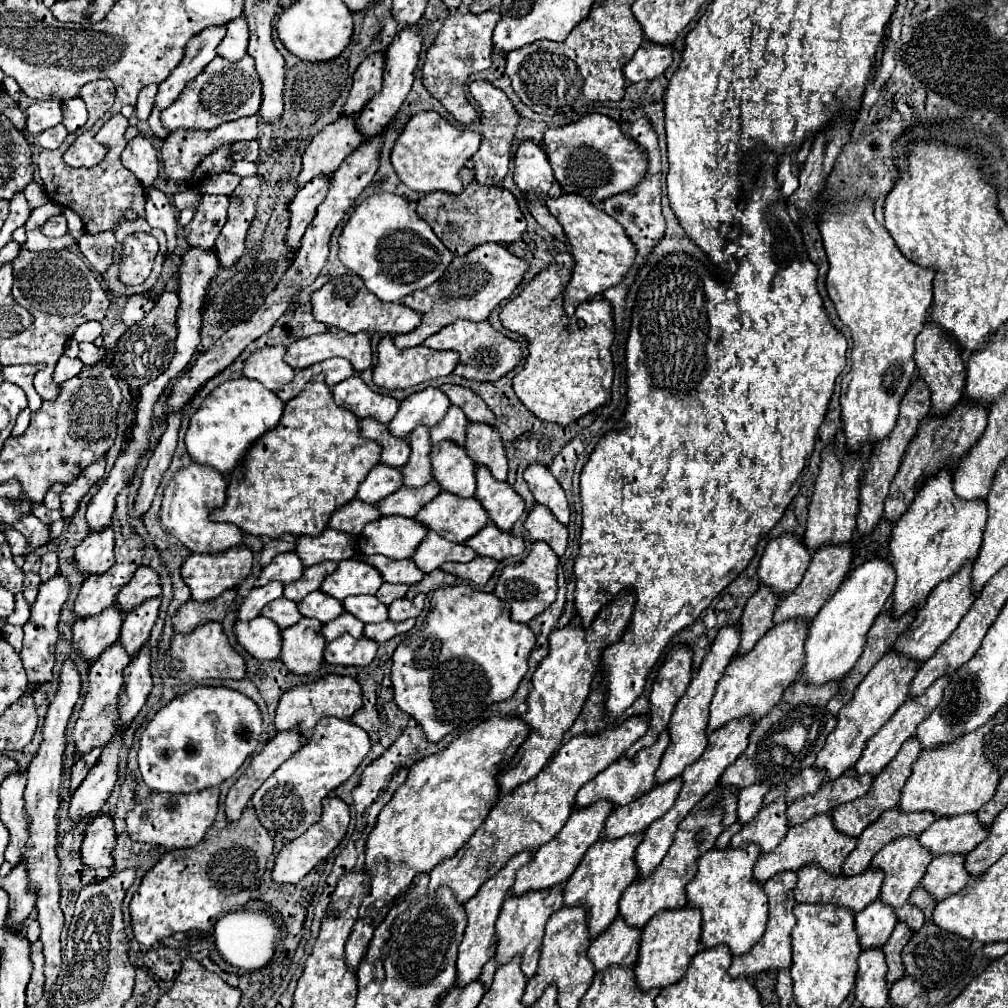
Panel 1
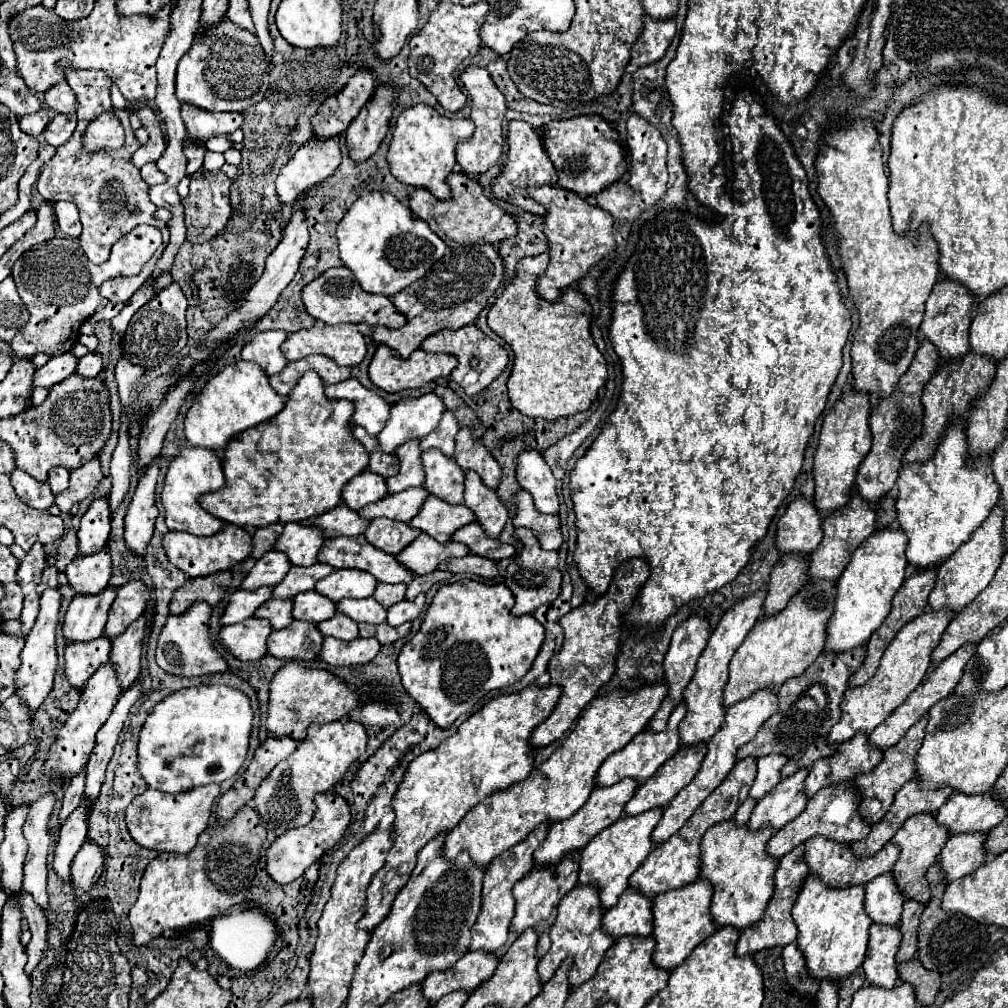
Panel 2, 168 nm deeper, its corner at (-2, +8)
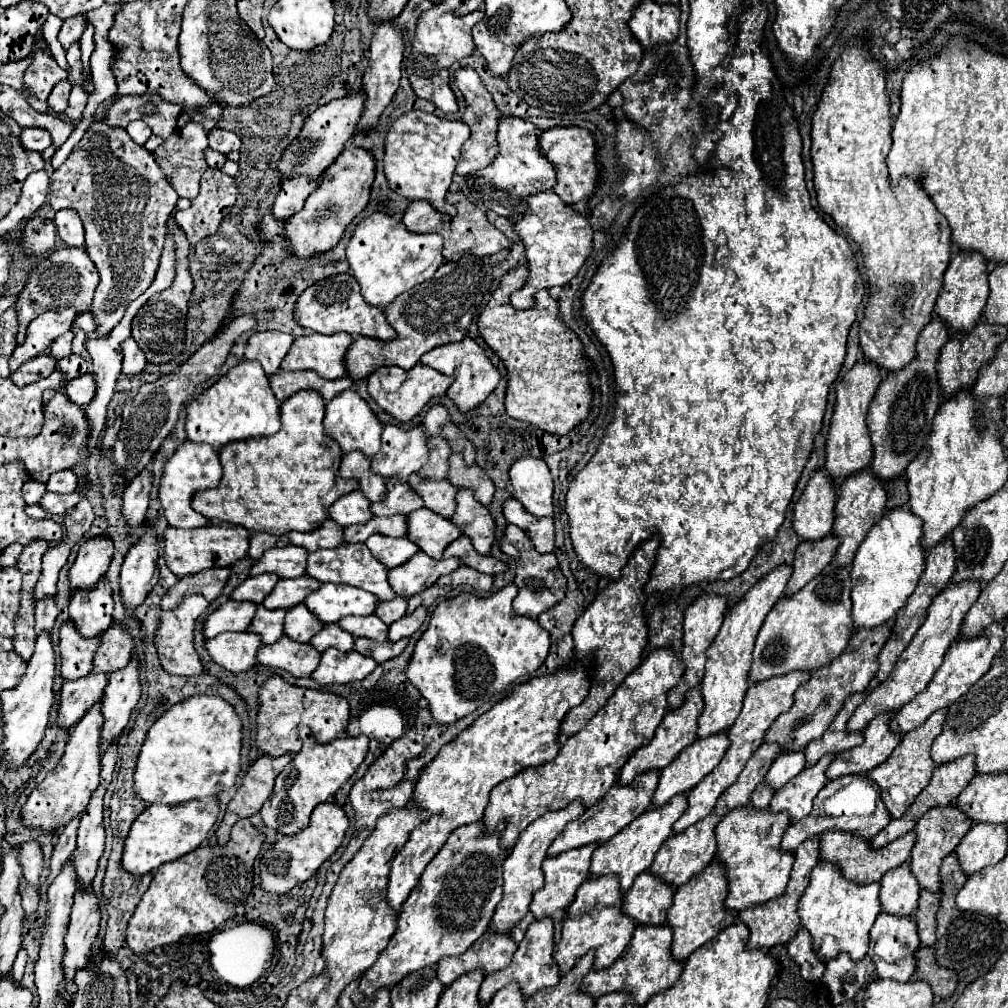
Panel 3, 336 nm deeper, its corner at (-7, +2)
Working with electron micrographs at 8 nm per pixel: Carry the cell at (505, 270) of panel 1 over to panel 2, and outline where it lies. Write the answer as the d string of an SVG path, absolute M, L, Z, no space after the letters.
M462 245L448 249L446 255L434 263L434 267L410 287L394 295L392 303L406 317L406 325L400 329L372 329L370 337L374 343L394 349L400 359L408 359L420 343L442 331L442 329L460 329L472 323L478 313L488 305L490 297L496 295L504 281L504 265L498 255L498 249L492 245Z

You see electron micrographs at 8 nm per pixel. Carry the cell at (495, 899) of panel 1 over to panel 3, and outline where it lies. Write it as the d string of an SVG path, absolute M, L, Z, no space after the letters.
M573 801L571 805L567 805L567 809L559 809L559 813L547 813L547 817L539 817L539 821L535 821L535 825L529 825L523 831L523 837L519 837L517 845L509 851L509 855L503 863L503 881L505 881L503 883L503 899L497 905L491 925L489 925L489 929L493 933L509 935L511 929L521 921L521 917L525 917L525 913L529 911L529 903L531 903L533 893L543 887L541 861L545 859L549 845L565 829L565 825L569 821L579 819L579 815L583 815L583 813L585 813L583 805L579 805L579 801Z

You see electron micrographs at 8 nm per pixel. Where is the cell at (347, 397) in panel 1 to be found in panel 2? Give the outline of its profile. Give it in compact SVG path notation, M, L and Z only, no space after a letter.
M346 379L344 383L326 387L326 397L330 401L348 399L354 405L350 425L360 425L374 437L384 429L390 405L374 391L366 389L358 379Z

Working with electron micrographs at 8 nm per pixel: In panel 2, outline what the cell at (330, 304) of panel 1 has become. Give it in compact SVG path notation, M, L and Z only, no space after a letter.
M336 267L324 271L318 279L310 281L302 289L302 301L306 311L314 319L320 319L328 325L338 325L338 323L366 323L366 325L384 325L388 329L398 329L406 319L398 315L392 307L392 301L382 295L370 295L362 291L360 283L354 279L354 275L348 271L348 267Z

